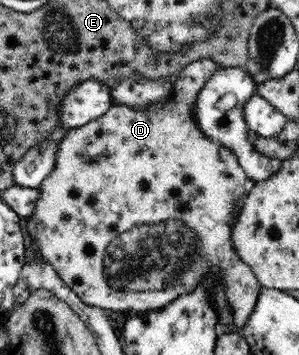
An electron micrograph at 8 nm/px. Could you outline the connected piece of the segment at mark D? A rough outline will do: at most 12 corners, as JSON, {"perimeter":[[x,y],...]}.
{"perimeter":[[219,65],[69,128],[31,218],[87,305],[164,308],[233,246],[249,178],[195,121]]}

